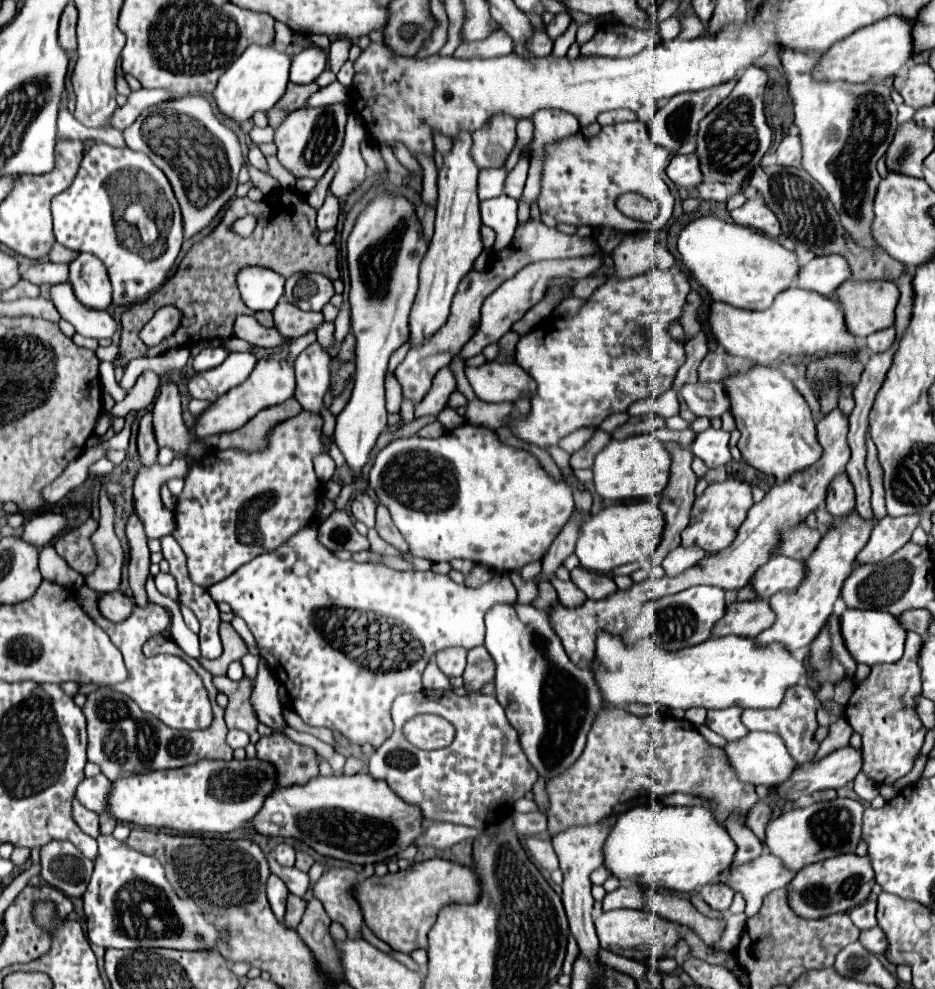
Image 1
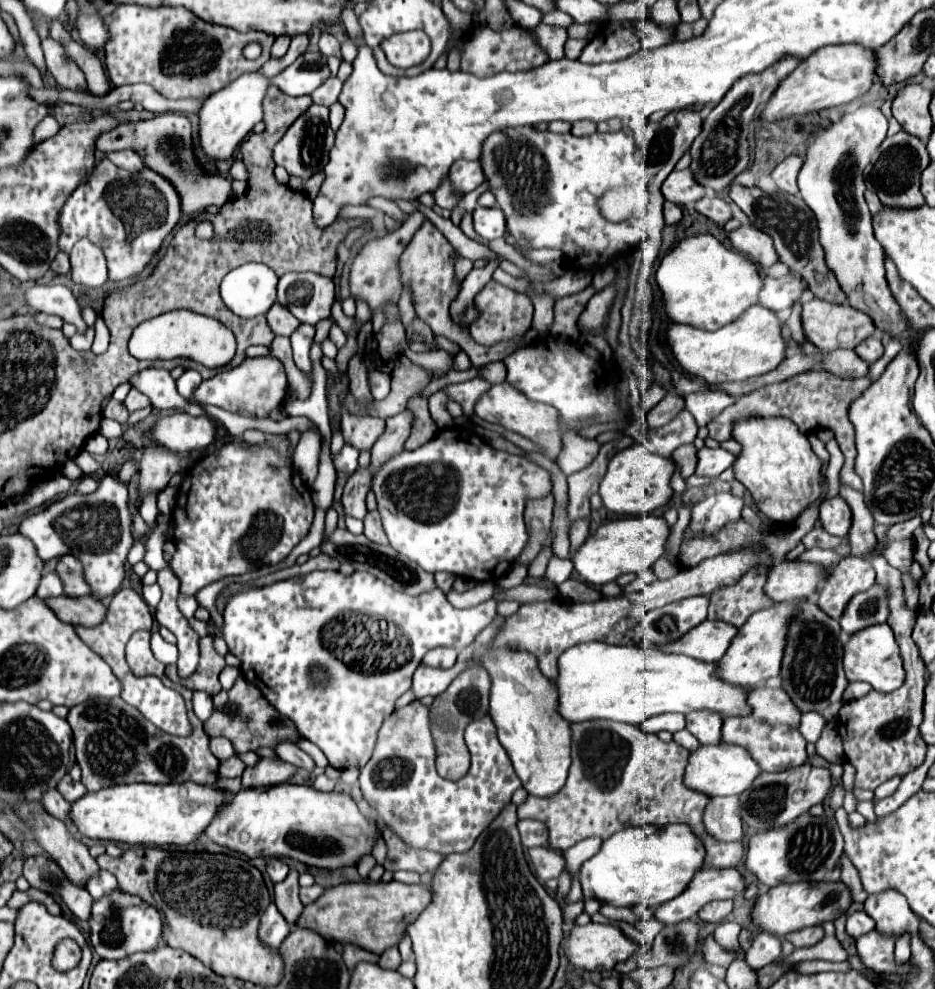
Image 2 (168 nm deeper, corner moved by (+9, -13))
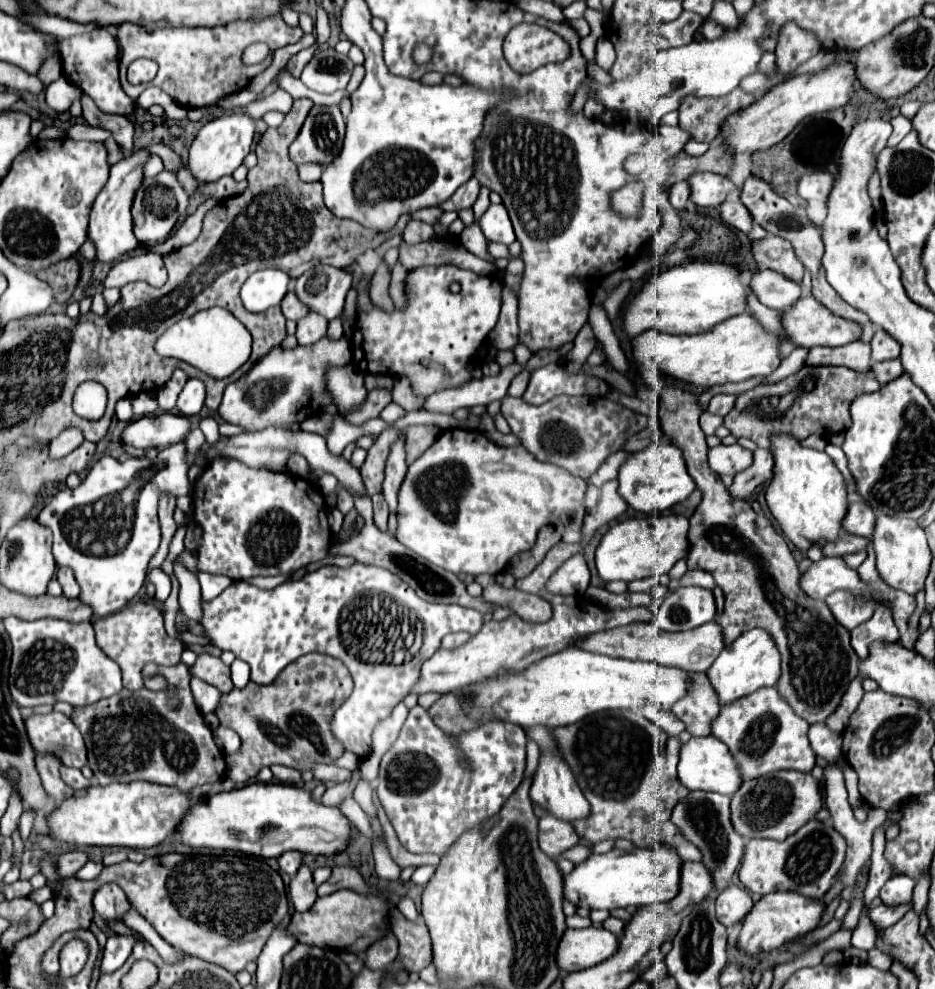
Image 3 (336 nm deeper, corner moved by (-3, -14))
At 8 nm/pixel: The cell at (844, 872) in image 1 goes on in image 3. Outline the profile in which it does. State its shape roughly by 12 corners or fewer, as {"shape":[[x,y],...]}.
{"shape":[[804,894],[762,896],[738,950],[760,954],[818,928],[824,904]]}

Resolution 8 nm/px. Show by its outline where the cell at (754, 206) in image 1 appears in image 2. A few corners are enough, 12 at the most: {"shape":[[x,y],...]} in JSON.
{"shape":[[744,225],[728,237],[762,269],[778,261],[772,239]]}

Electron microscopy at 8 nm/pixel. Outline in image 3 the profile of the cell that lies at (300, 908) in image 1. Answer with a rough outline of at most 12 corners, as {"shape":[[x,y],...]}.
{"shape":[[308,866],[292,878],[290,898],[296,912],[316,902]]}

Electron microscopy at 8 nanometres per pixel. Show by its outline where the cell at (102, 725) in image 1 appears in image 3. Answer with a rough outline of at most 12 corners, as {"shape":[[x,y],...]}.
{"shape":[[156,666],[164,692],[74,708],[98,784],[190,792],[224,754],[194,704],[188,666]]}

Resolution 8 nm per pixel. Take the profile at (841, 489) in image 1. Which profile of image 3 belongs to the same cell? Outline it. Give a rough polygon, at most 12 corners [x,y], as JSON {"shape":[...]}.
{"shape":[[848,504],[842,528],[856,536],[872,536],[874,516],[868,504]]}

